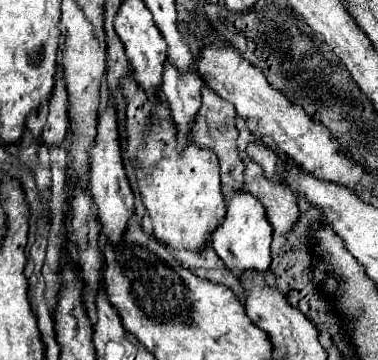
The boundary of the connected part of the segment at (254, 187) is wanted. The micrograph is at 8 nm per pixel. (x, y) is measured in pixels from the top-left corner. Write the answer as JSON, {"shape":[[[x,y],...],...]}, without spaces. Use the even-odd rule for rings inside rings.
{"shape":[[[246,161],[244,189],[262,201],[268,221],[274,227],[274,237],[284,241],[300,217],[298,199],[294,197],[294,193],[288,187],[280,185],[280,181],[264,179],[260,167],[252,161]]]}

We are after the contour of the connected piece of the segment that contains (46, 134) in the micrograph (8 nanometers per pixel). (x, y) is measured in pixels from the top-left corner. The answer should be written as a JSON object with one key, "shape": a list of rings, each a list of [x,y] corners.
{"shape":[[[60,65],[56,73],[56,89],[52,89],[52,101],[50,101],[50,113],[48,123],[42,131],[42,141],[50,147],[60,147],[66,133],[68,133],[68,95],[66,85],[60,75]]]}

